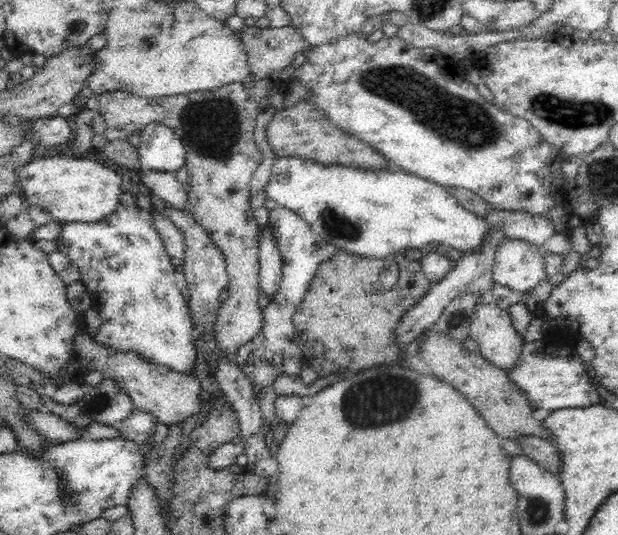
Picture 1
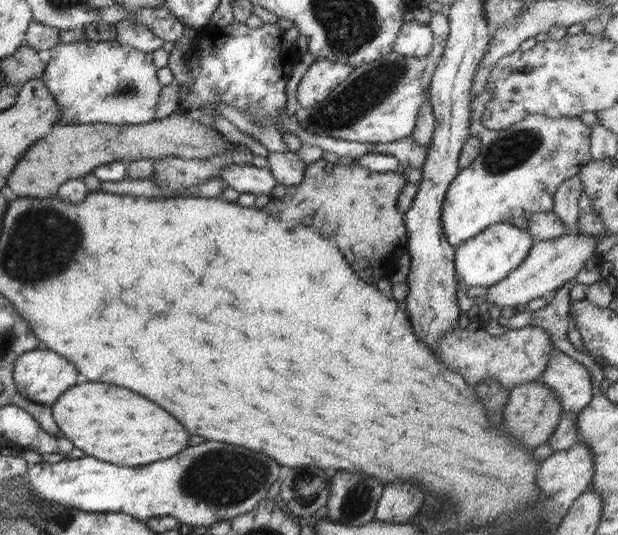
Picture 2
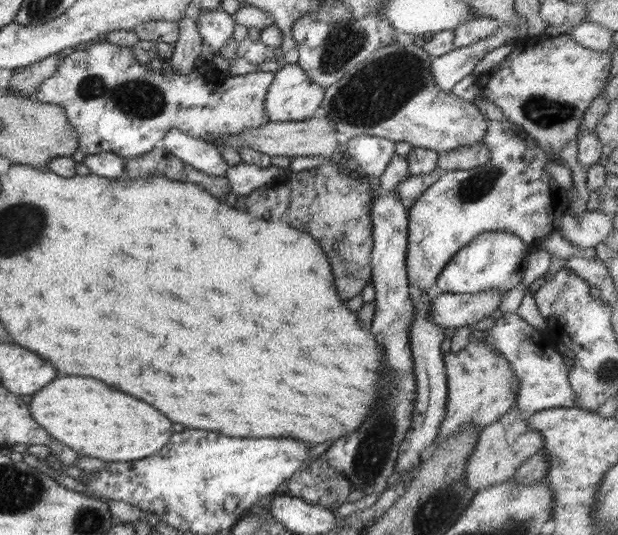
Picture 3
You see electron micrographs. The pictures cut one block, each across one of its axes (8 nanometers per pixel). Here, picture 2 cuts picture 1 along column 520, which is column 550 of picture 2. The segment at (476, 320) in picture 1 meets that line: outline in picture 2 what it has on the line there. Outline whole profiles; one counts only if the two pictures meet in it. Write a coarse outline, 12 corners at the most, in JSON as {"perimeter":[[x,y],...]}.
{"perimeter":[[483,324],[440,339],[470,385],[539,381],[554,340],[539,326],[492,337]]}

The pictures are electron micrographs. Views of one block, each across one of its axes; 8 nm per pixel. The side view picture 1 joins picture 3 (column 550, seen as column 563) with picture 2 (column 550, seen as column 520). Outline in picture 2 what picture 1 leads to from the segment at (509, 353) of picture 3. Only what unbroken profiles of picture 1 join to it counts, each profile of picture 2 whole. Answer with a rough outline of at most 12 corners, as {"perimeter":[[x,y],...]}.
{"perimeter":[[556,348],[539,379],[562,411],[592,402],[592,375]]}

